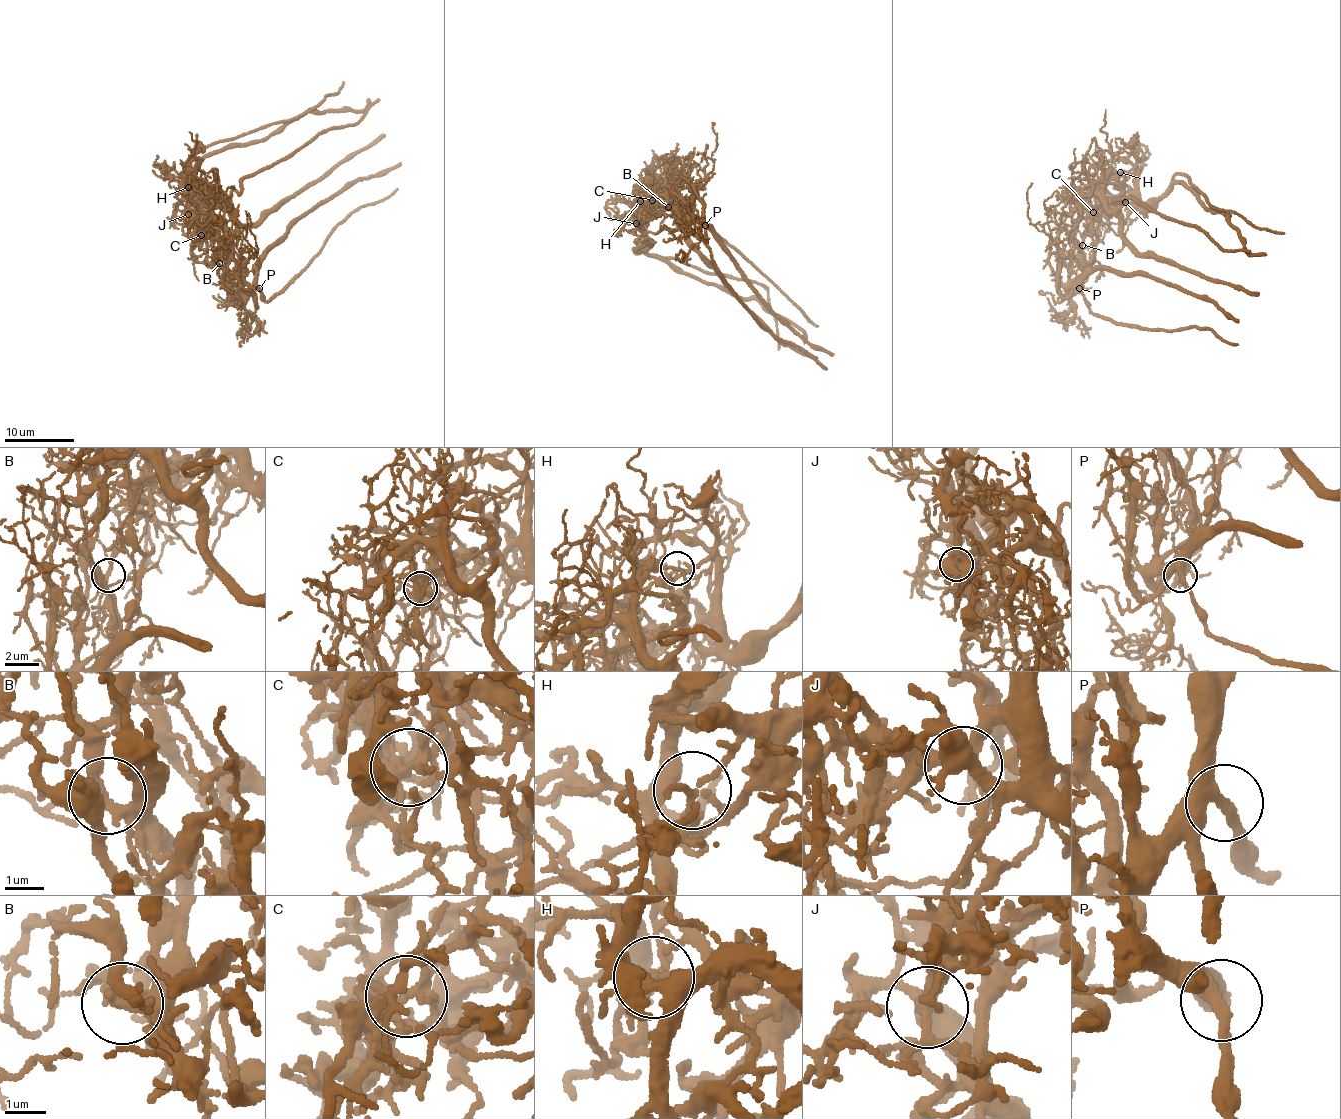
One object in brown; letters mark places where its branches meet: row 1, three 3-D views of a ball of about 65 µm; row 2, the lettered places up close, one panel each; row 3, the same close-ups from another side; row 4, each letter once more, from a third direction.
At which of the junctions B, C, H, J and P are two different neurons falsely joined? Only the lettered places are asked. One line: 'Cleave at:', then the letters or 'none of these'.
Cleave at: B, C, H

